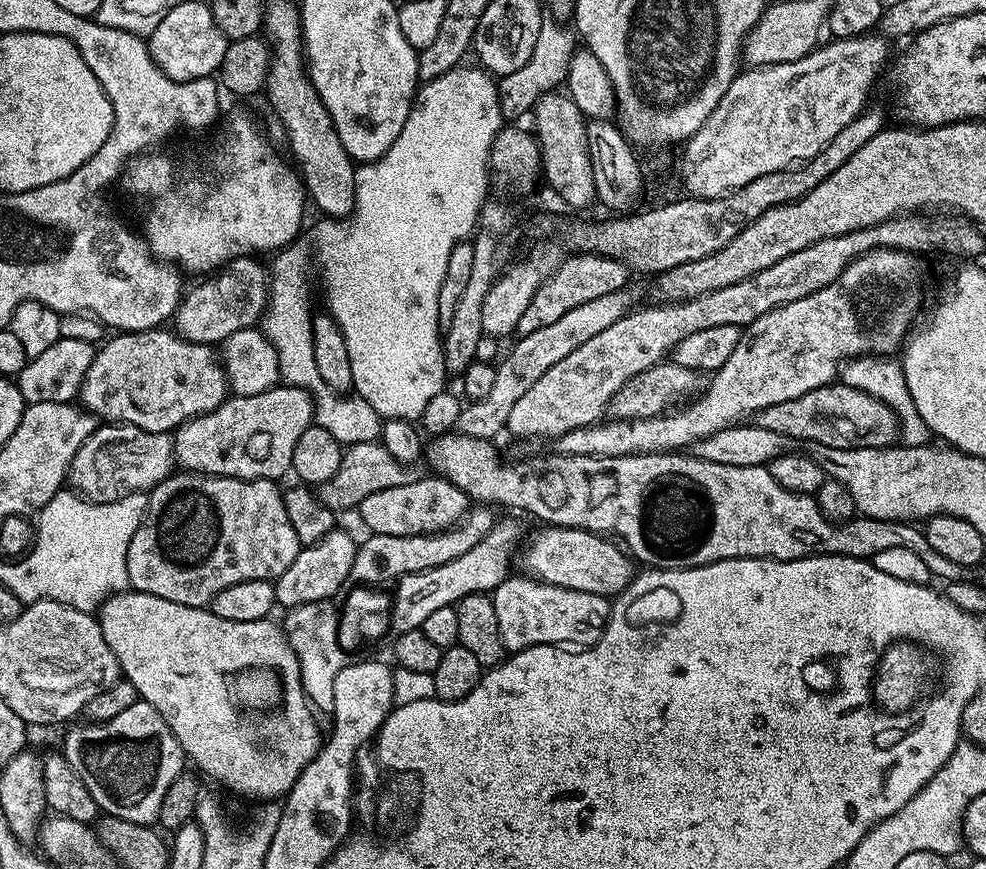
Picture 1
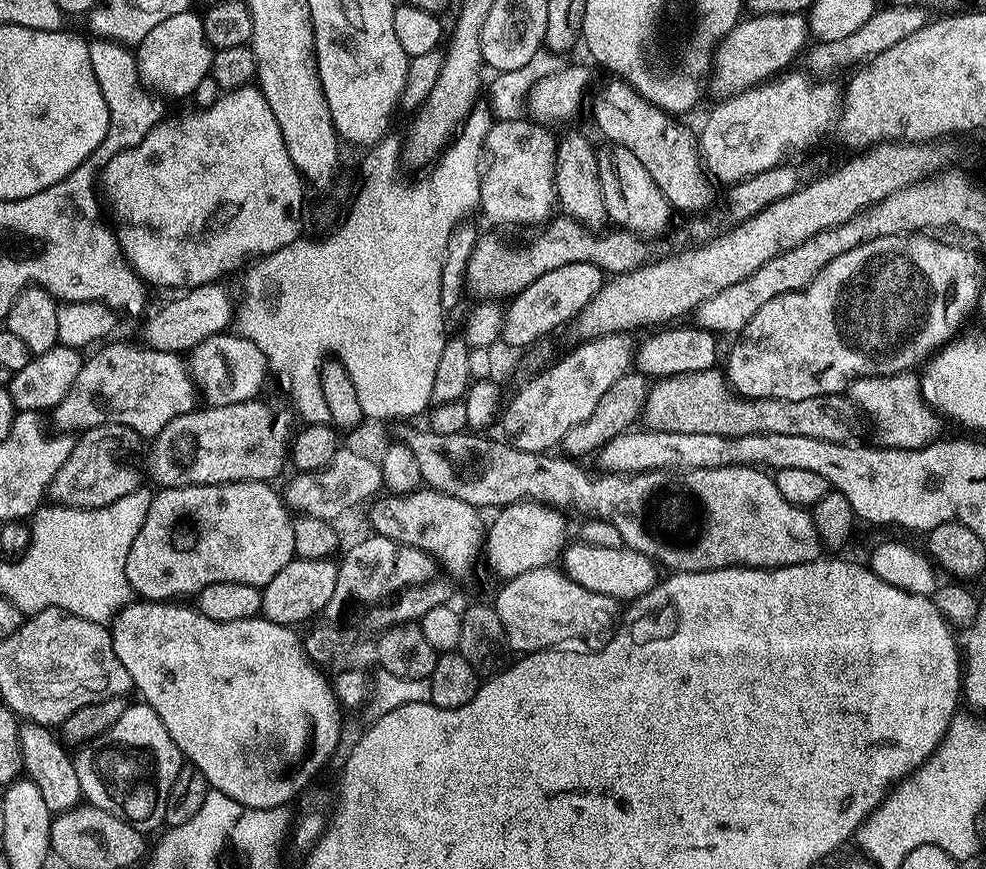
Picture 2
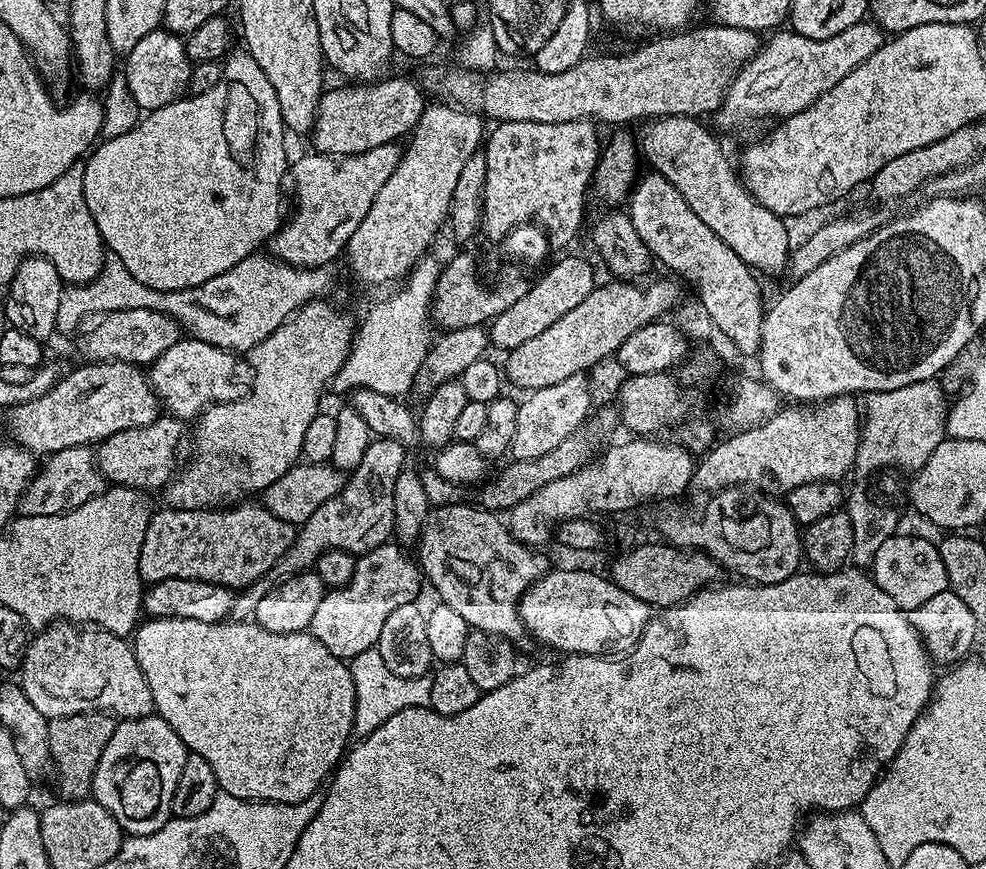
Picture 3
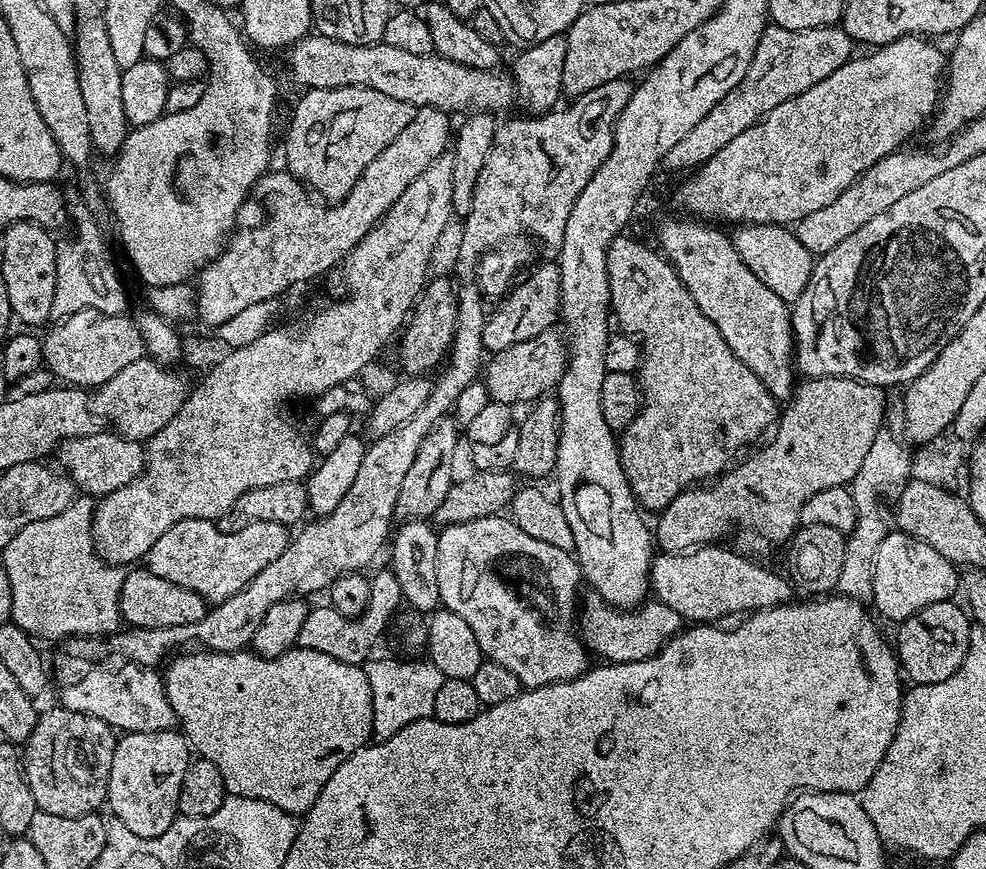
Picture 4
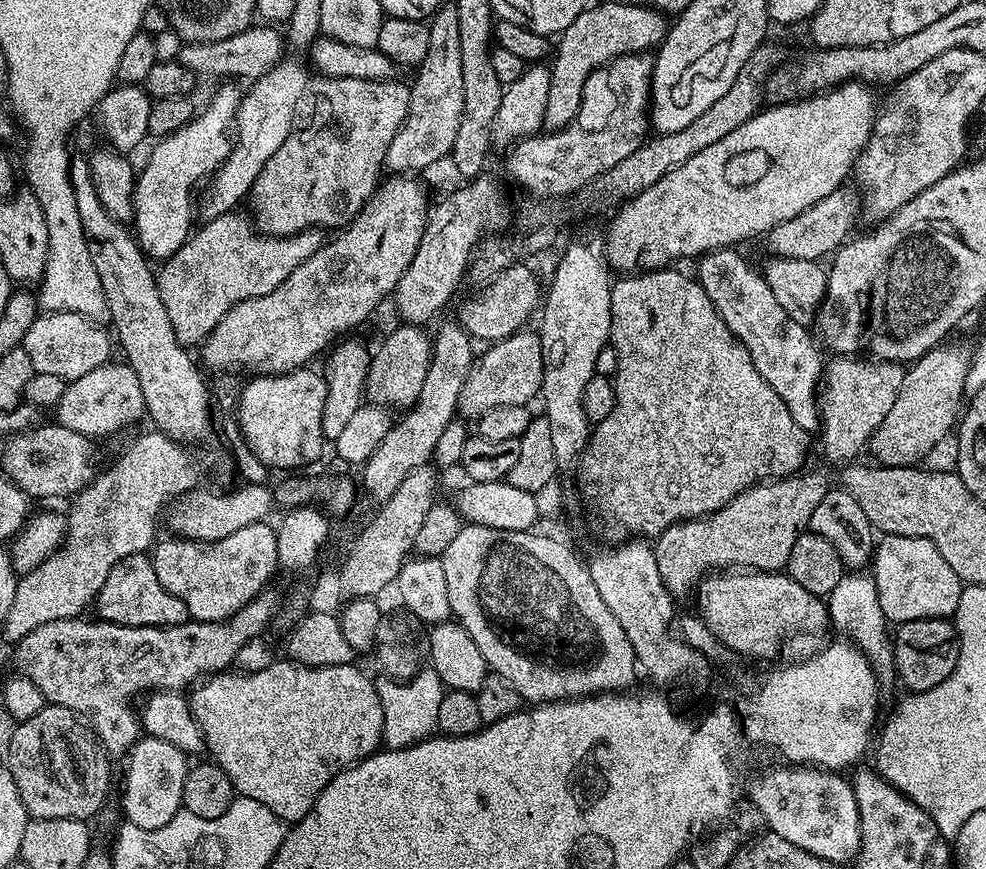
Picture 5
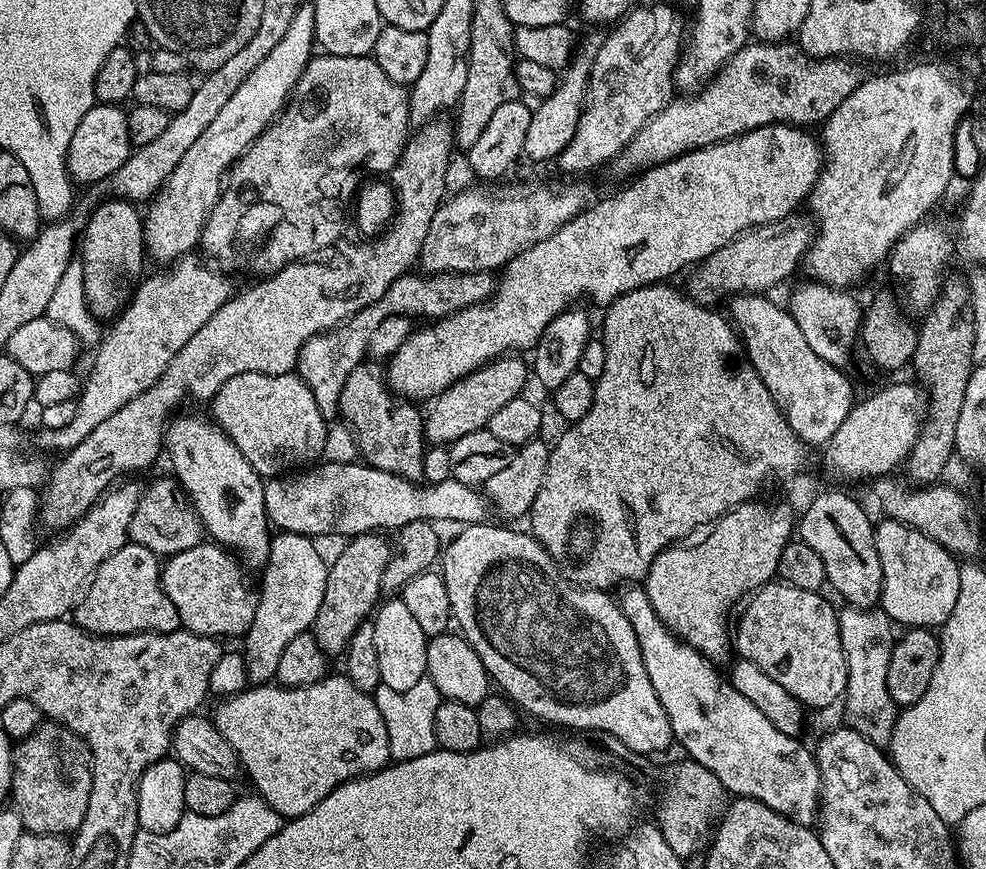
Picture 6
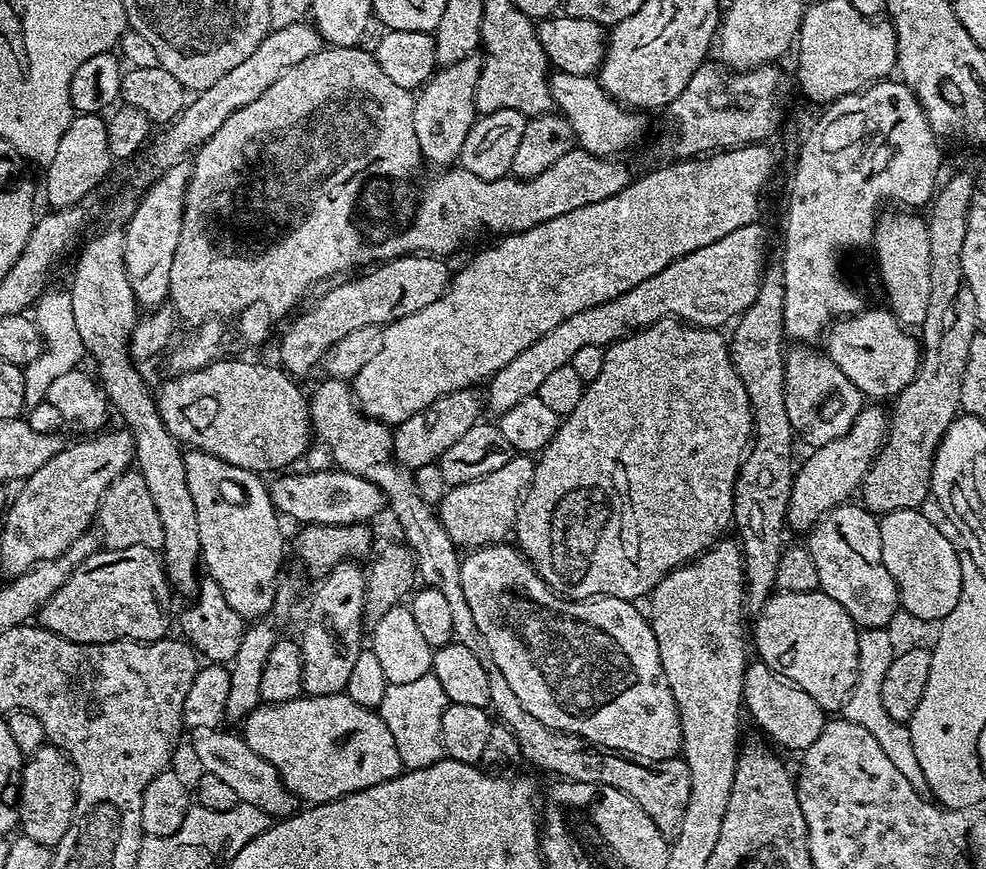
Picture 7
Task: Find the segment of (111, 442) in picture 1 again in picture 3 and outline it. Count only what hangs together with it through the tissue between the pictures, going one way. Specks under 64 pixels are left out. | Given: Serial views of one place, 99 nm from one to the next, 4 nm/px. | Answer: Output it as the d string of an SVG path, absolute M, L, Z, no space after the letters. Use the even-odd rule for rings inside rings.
M74 446L70 450L58 450L47 457L48 460L39 465L38 471L28 483L28 489L20 496L19 515L49 516L62 514L70 508L77 508L90 498L105 491L106 481L96 465L96 453L88 446Z

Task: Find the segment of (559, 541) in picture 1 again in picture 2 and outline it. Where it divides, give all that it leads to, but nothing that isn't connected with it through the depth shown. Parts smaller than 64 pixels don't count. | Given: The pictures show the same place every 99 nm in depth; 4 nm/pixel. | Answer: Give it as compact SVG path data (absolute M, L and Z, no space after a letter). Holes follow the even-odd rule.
M583 542L575 543L569 543L565 547L562 553L562 568L563 571L568 573L571 580L578 582L578 586L586 586L586 590L606 594L617 602L624 602L624 600L631 602L638 600L642 594L649 592L658 582L657 565L651 556L627 546L611 549Z

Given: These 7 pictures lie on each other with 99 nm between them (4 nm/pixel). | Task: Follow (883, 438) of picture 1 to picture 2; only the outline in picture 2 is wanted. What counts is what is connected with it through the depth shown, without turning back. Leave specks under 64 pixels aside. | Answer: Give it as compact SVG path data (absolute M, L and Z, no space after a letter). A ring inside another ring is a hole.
M719 367L657 379L649 387L642 413L643 427L653 432L723 436L794 434L830 442L847 441L856 419L856 407L844 394L801 400L779 400L773 396L749 400L730 387L727 375Z

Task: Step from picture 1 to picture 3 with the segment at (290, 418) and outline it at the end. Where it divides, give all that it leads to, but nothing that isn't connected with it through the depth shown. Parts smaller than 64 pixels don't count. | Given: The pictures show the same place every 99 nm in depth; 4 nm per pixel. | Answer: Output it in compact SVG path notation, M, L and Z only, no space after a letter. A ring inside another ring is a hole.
M167 414L161 415L153 424L141 428L122 430L101 440L95 449L96 465L109 485L117 488L134 488L137 492L151 493L151 488L163 489L177 471L176 451L184 436L185 421Z

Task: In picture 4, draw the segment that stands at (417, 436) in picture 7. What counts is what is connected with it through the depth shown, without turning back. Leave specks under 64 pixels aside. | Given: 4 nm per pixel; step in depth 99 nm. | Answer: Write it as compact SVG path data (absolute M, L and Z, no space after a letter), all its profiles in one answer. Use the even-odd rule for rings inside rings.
M555 327L542 330L542 334L497 352L491 357L492 361L490 361L491 359L487 361L486 383L491 399L498 401L499 404L509 406L524 403L527 405L529 402L547 397L551 393L548 391L551 388L553 391L559 385L562 374L568 365L568 349L565 337L556 331Z

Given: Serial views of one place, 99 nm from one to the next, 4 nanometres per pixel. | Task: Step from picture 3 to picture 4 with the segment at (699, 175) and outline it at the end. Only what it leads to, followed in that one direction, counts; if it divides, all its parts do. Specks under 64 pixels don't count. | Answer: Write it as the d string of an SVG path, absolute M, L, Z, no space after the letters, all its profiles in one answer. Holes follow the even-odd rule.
M743 223L735 229L732 236L732 245L738 250L742 262L750 266L754 274L778 298L785 302L794 302L802 294L804 287L810 282L812 277L812 266L814 263L813 253L798 242L795 231L791 227L783 224L746 224Z

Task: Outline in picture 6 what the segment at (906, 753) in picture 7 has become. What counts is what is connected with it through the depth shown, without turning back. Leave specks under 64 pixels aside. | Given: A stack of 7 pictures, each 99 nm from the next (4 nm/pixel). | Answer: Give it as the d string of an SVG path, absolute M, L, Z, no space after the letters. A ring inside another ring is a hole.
M844 606L839 609L838 615L842 650L846 654L848 667L848 691L842 697L847 727L865 736L872 744L891 745L898 715L898 705L890 696L890 686L887 685L894 643L894 622L879 607Z

